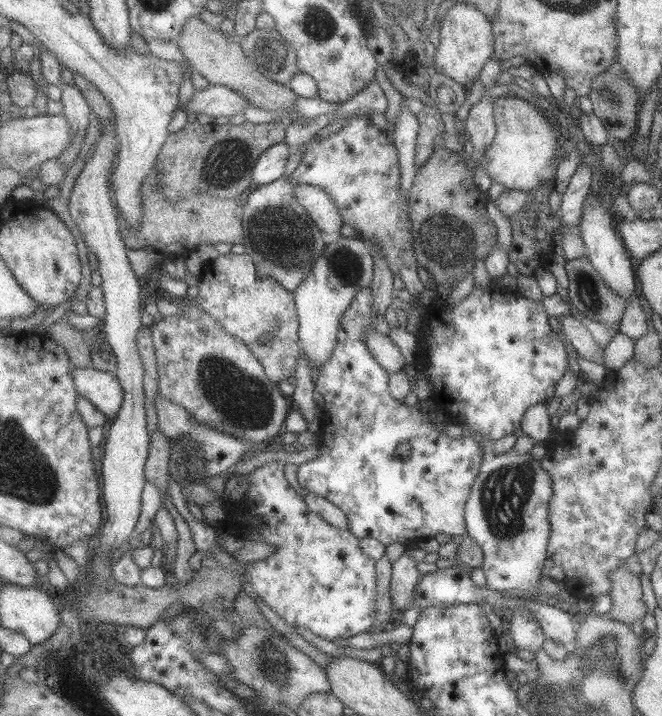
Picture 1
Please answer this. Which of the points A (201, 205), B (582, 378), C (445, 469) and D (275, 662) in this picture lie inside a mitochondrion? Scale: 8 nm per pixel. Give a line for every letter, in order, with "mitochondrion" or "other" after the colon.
A: other
B: other
C: other
D: mitochondrion

